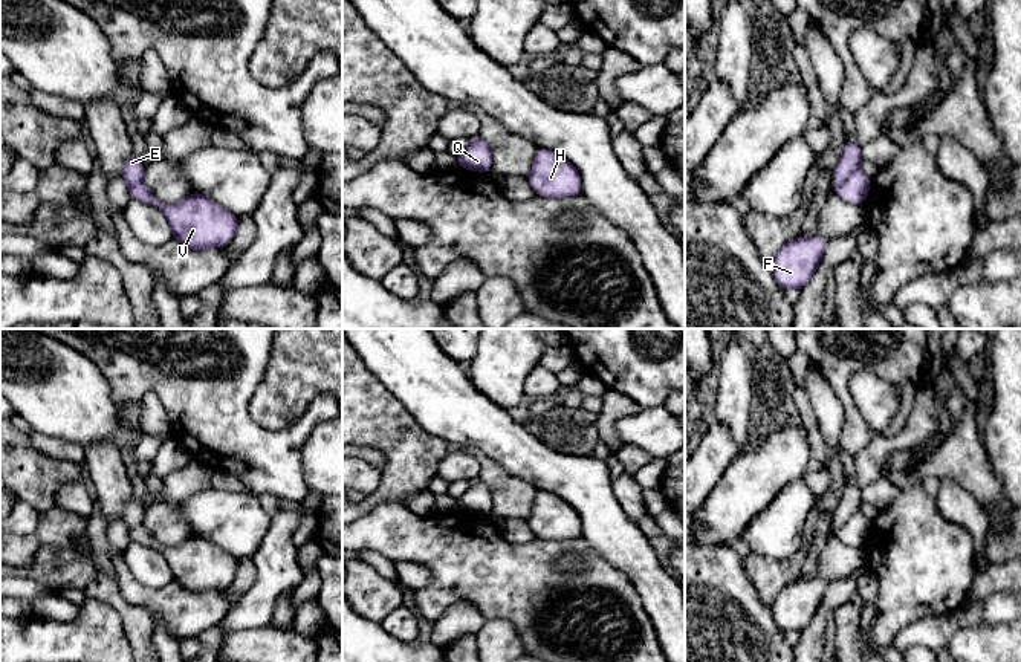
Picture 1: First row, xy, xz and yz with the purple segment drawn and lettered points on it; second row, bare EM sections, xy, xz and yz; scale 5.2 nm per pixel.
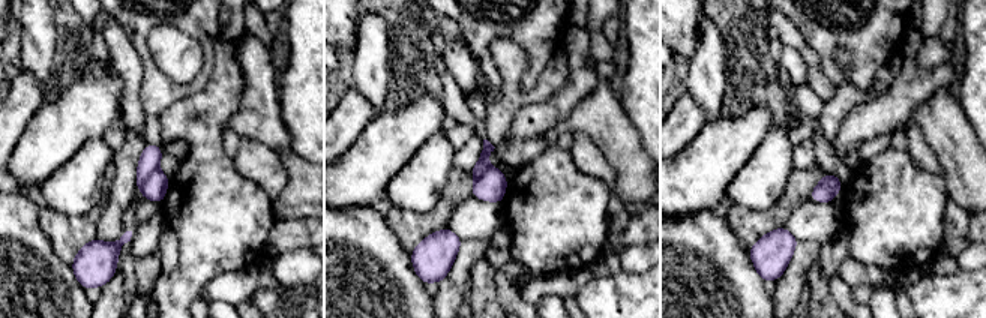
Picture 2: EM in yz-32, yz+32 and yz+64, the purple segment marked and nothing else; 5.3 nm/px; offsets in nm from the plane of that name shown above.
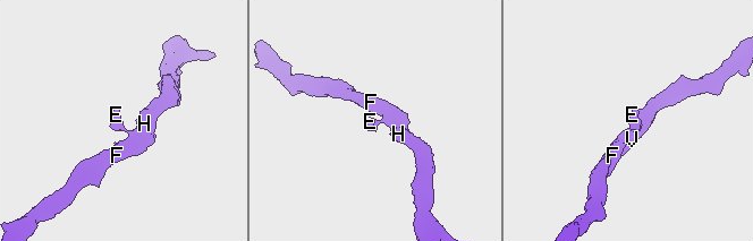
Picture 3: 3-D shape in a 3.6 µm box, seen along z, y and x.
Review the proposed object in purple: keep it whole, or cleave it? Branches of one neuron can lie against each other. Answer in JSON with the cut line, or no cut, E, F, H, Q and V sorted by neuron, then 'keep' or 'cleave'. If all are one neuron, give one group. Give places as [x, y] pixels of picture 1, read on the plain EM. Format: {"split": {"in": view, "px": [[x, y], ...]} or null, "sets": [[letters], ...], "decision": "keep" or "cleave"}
{"split": {"in": "yz", "px": [[858, 509], [835, 531]]}, "sets": [["E"], ["F", "H", "Q", "V"]], "decision": "cleave"}

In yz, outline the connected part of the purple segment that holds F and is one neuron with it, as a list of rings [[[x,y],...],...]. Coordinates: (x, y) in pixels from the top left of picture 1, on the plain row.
[[[796,579],[784,586],[770,604],[772,615],[783,633],[802,631],[813,619],[825,587],[822,579]]]

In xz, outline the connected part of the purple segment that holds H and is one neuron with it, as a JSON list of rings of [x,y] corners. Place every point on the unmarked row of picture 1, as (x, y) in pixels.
[[[536,491],[527,524],[536,538],[549,541],[562,541],[582,535],[578,512],[562,498],[547,491]]]

